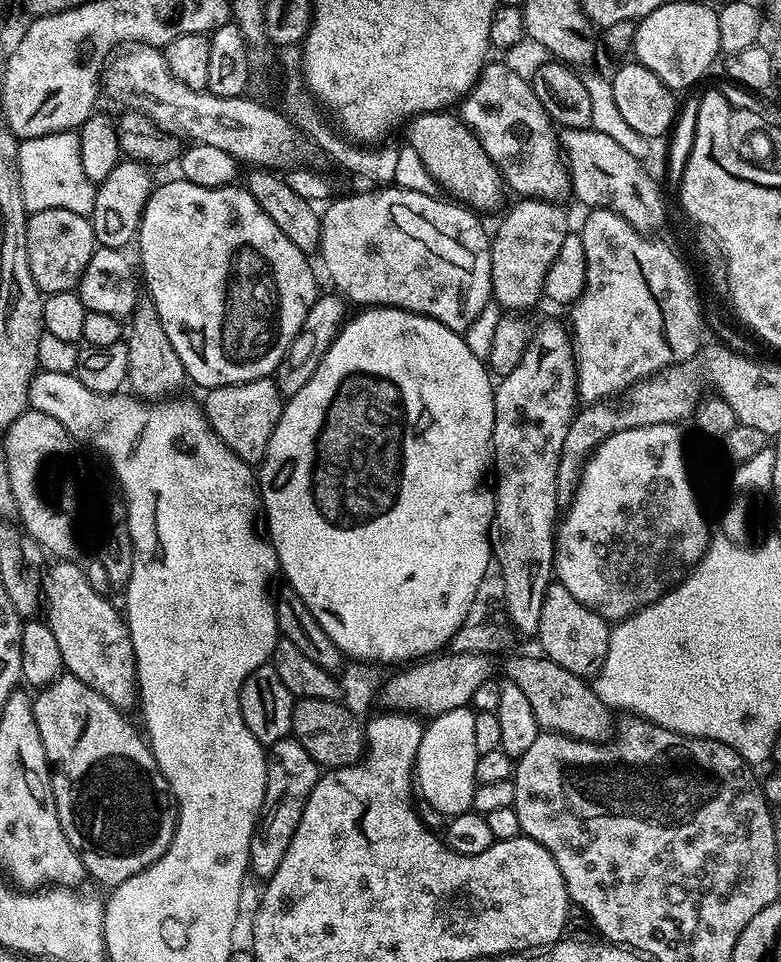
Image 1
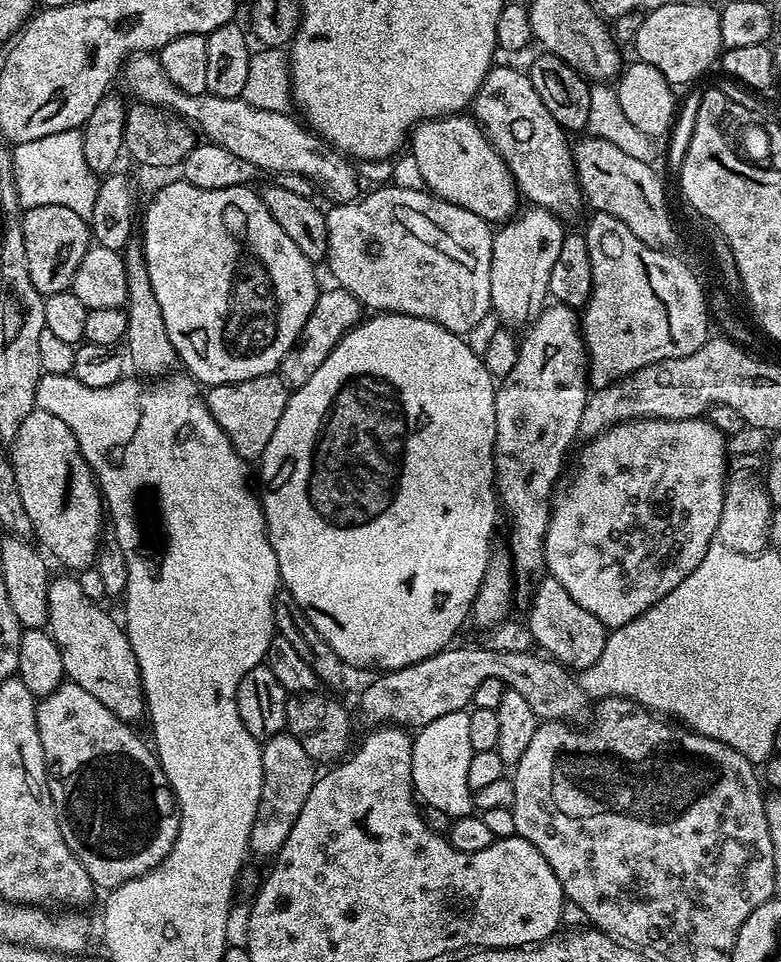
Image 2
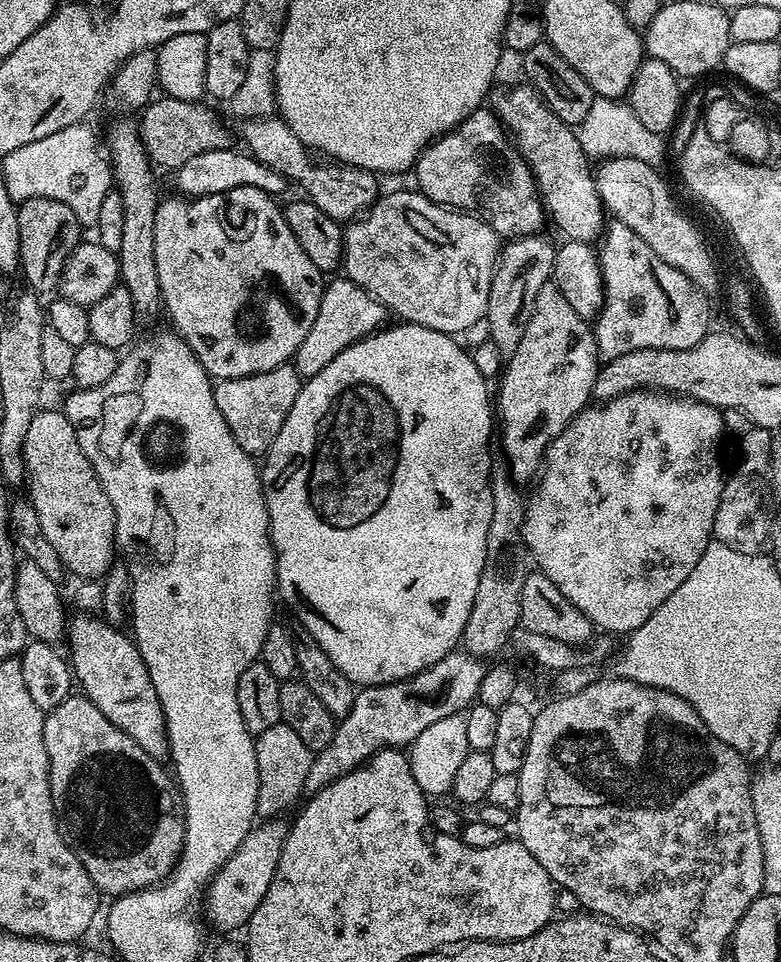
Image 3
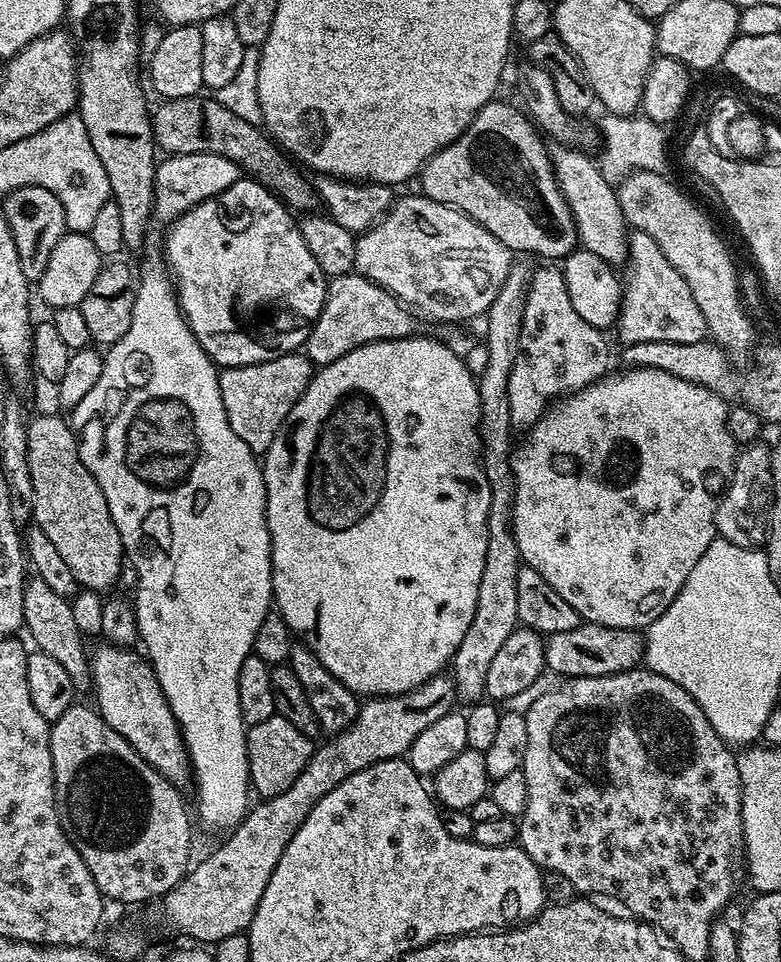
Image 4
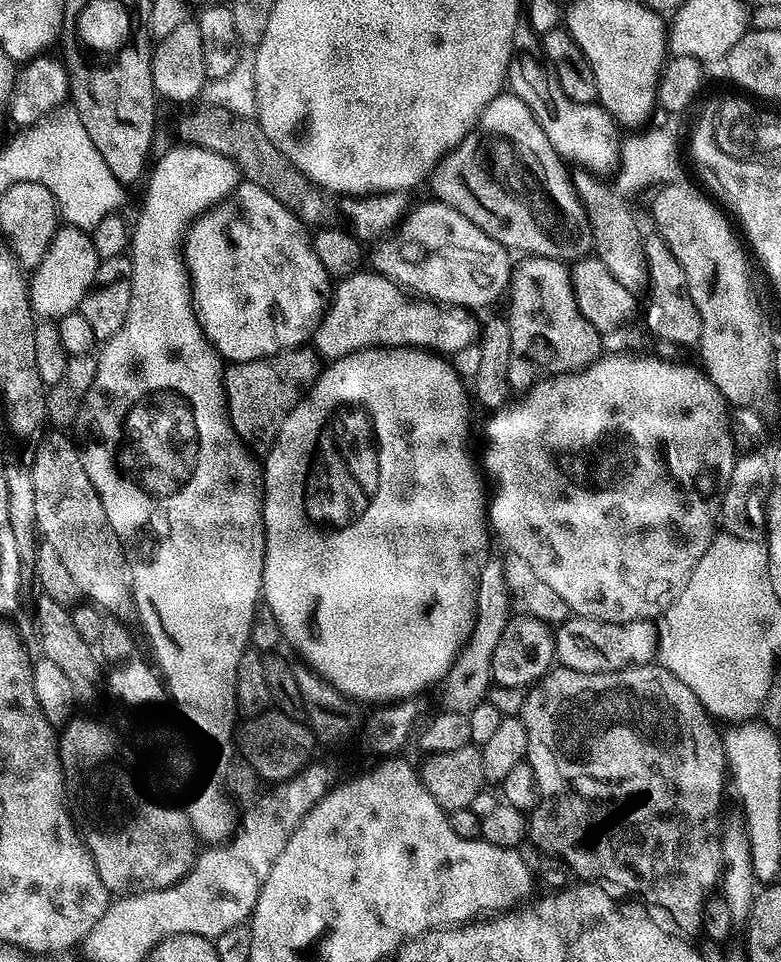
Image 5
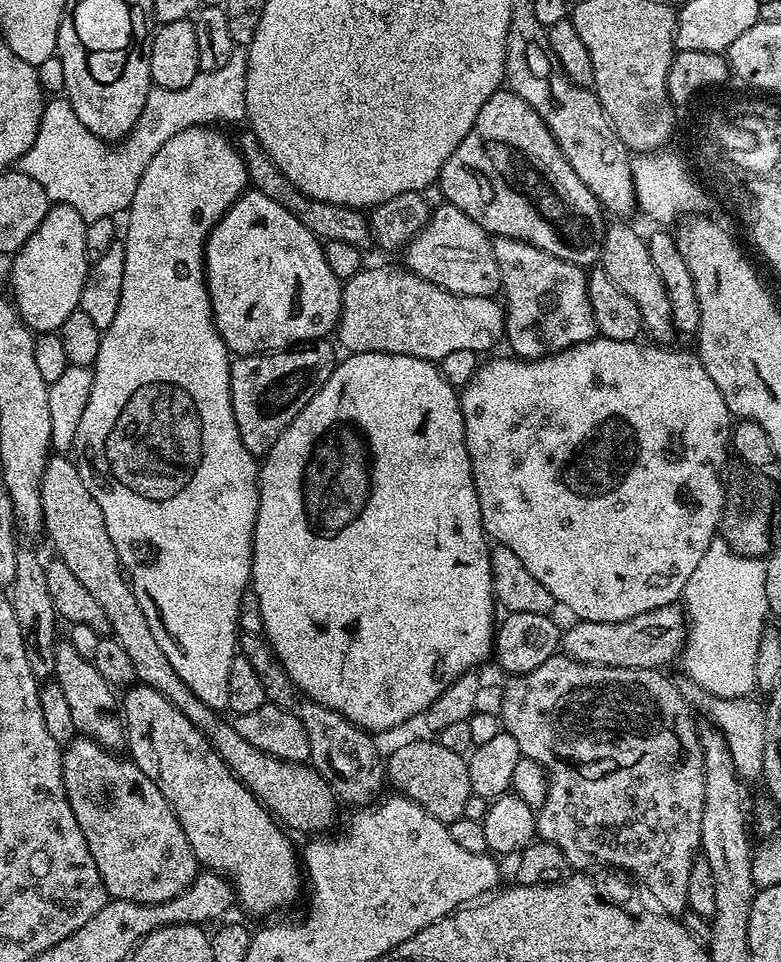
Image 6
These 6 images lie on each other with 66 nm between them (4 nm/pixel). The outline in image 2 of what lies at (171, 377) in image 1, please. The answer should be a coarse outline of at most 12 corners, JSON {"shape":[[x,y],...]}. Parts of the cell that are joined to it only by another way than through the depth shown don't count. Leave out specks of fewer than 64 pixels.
{"shape":[[139,243],[123,249],[126,356],[152,378],[177,367]]}

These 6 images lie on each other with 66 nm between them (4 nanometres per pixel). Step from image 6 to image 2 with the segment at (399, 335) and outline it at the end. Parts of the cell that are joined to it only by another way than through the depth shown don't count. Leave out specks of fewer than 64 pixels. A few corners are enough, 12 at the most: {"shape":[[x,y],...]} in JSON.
{"shape":[[324,288],[278,372],[289,389],[310,382],[362,319],[345,288]]}

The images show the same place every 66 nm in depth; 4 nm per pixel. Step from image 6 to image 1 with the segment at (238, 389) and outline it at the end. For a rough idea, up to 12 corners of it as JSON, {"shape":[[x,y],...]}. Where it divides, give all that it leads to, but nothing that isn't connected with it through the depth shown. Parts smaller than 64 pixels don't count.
{"shape":[[275,379],[207,389],[202,411],[259,465],[285,405]]}

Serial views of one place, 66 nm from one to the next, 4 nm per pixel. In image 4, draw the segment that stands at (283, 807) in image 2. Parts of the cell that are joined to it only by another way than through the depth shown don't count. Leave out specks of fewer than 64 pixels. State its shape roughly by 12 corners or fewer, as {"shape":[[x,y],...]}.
{"shape":[[281,716],[251,725],[246,754],[257,797],[302,774],[313,741]]}

